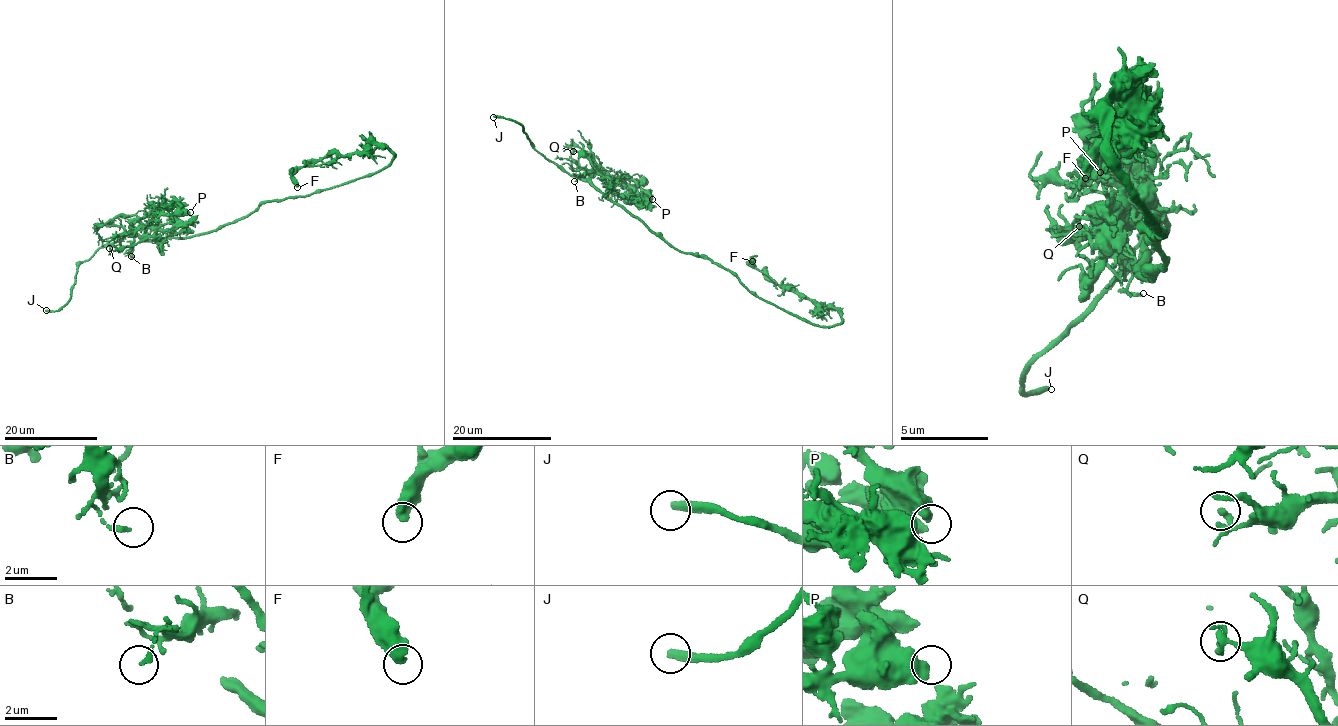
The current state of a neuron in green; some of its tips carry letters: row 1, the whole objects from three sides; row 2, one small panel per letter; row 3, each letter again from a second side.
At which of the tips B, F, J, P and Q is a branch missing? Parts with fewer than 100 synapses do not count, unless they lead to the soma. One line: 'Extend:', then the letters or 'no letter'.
Extend: J

